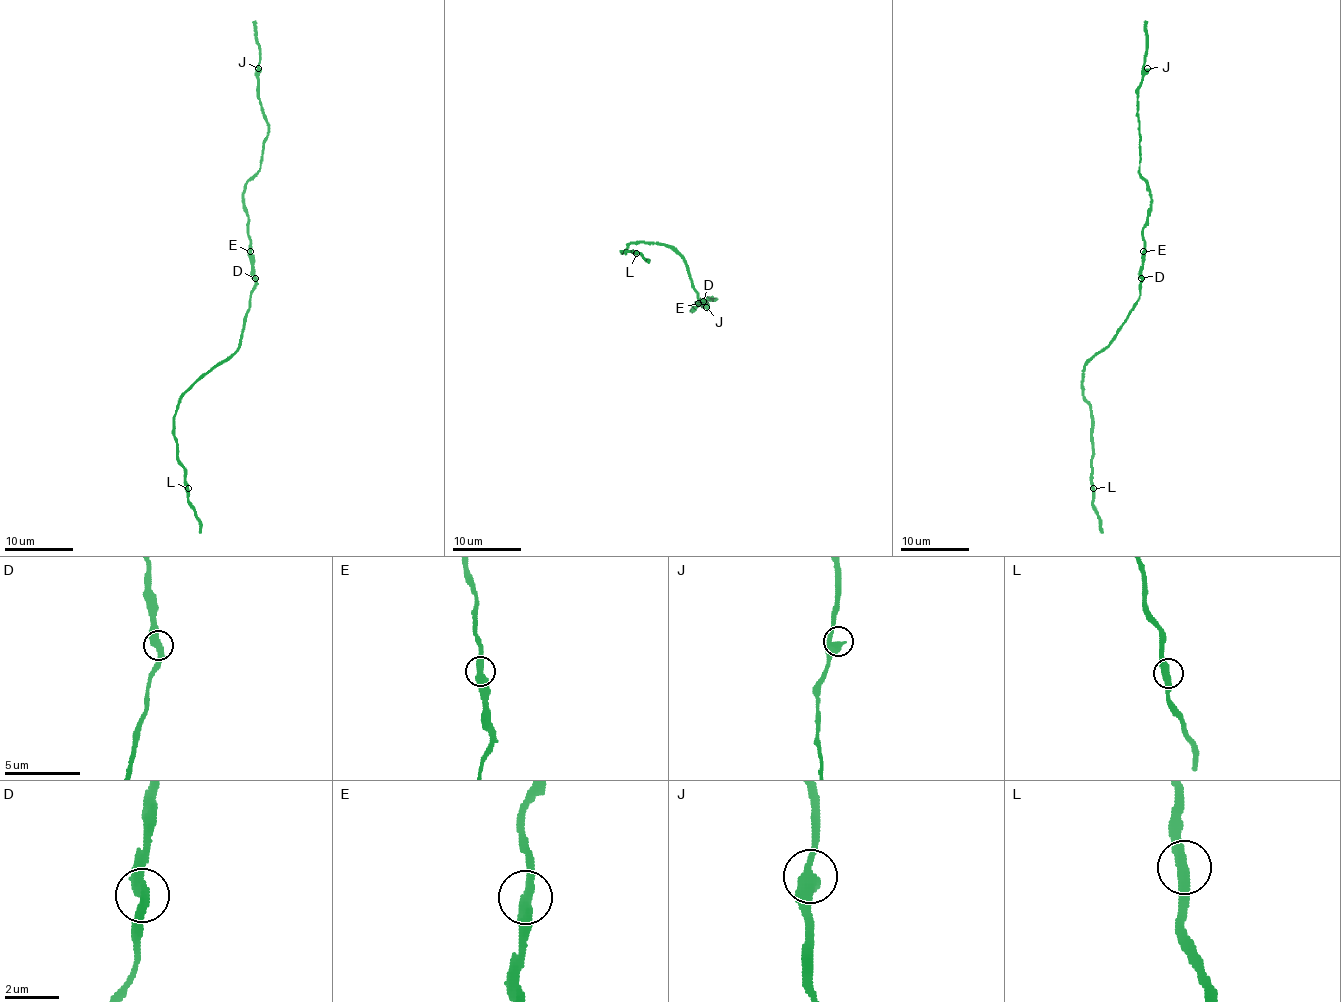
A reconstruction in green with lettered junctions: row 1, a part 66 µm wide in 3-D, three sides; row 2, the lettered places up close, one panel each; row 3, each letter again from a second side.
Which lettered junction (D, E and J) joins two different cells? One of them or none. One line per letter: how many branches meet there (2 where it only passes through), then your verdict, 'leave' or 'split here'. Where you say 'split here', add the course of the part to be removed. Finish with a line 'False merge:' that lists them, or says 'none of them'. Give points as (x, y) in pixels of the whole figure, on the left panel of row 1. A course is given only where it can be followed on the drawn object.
D: 2 branches meet; leave
E: 2 branches meet; leave
J: 2 branches meet; leave
False merge: none of them

